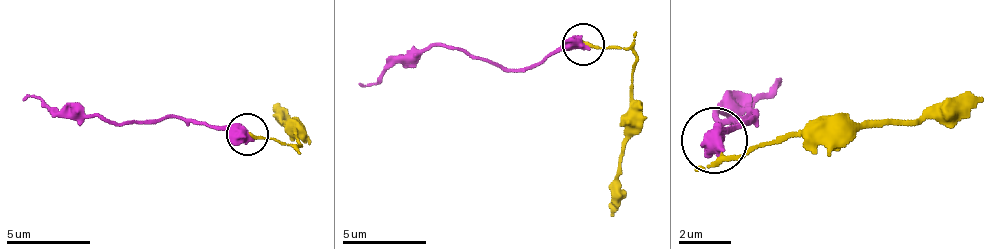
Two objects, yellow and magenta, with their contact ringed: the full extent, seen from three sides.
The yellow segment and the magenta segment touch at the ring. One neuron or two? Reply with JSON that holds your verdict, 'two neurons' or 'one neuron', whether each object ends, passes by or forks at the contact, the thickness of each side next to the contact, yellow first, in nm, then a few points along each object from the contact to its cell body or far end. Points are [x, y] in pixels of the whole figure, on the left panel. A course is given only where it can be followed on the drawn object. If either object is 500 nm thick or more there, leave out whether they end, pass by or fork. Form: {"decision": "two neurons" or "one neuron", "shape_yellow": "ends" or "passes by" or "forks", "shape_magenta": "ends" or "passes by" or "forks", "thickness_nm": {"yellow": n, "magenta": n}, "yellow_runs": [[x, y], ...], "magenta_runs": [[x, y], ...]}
{"decision": "two neurons", "thickness_nm": {"yellow": 200, "magenta": 700}, "yellow_runs": [[248, 133], [299, 146], [295, 133], [274, 108]], "magenta_runs": [[248, 133], [227, 133], [185, 116], [164, 116], [122, 125], [93, 116], [59, 116], [38, 95], [21, 99]]}

